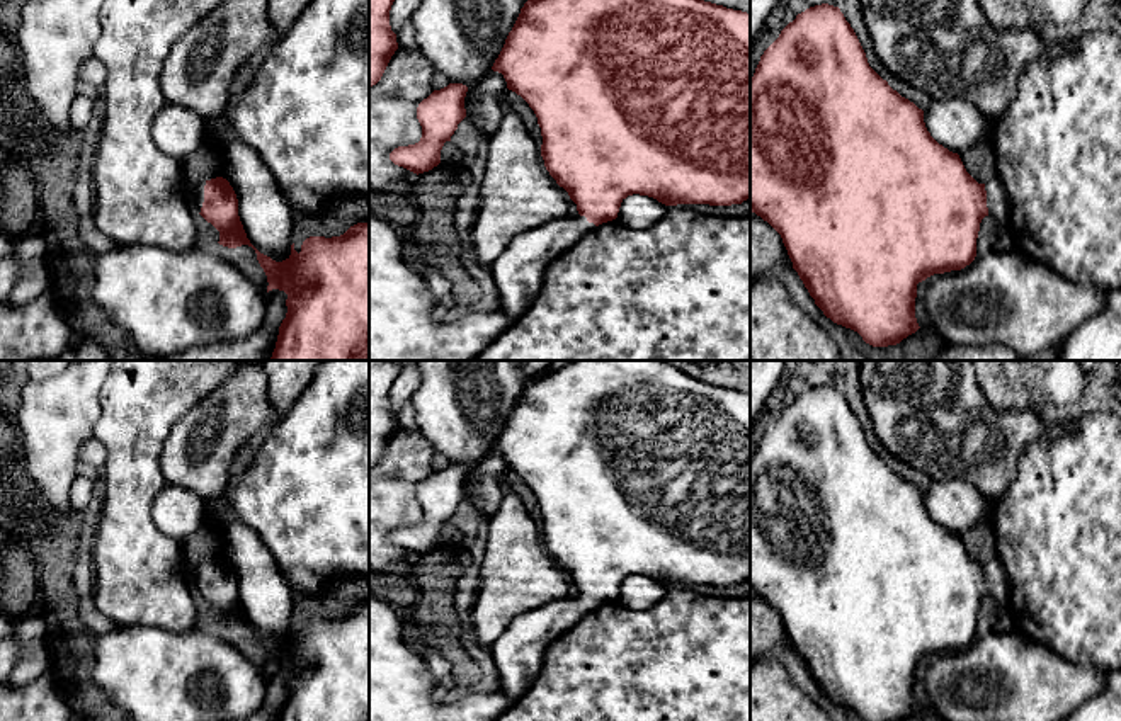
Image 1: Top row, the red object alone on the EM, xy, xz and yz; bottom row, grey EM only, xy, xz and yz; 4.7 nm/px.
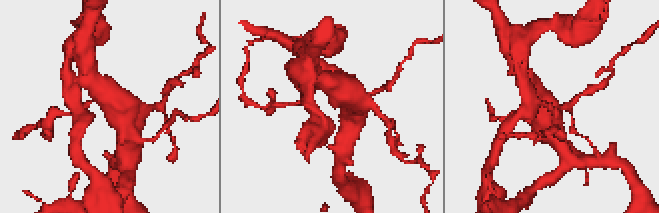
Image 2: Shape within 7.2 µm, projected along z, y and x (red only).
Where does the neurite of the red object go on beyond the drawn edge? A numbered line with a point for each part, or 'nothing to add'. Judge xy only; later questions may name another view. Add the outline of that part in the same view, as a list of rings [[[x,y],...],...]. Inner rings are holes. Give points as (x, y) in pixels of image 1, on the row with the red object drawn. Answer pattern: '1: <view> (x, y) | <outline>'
1: xy (194, 193) | [[[185,177],[182,180],[182,190],[191,204],[197,213],[201,213],[204,202],[204,185],[206,182],[191,184]]]

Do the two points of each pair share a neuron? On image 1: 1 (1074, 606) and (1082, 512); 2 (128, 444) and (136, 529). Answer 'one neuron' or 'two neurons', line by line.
1: one neuron
2: one neuron

